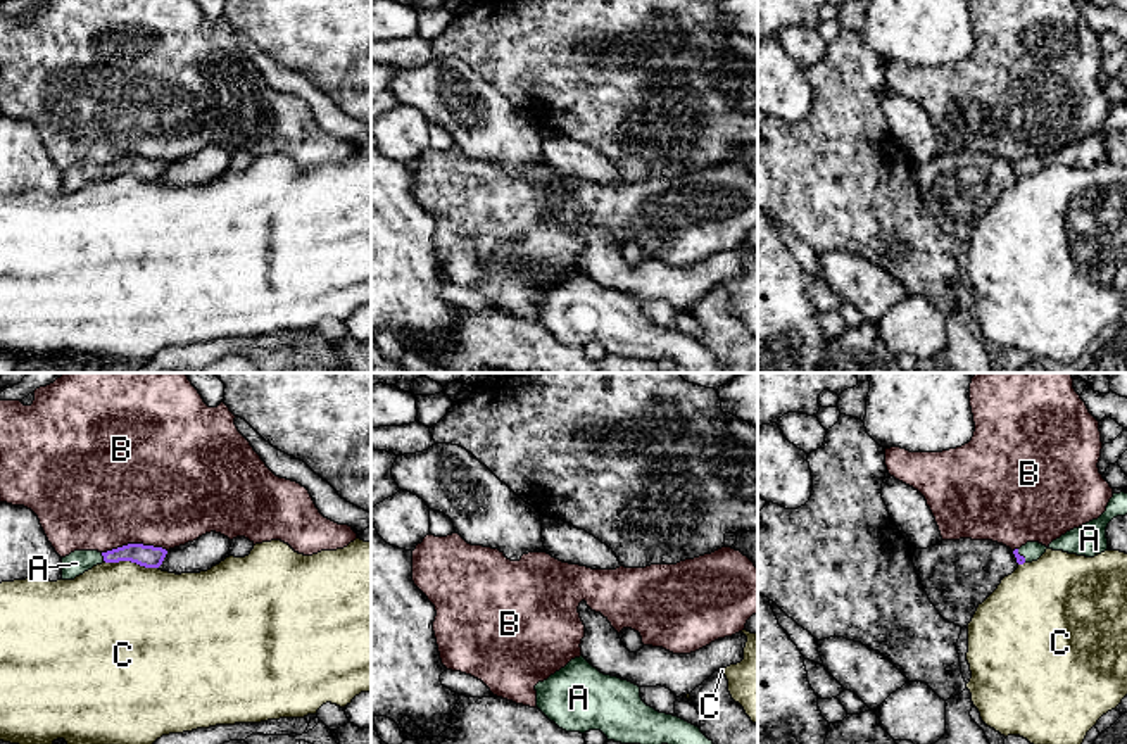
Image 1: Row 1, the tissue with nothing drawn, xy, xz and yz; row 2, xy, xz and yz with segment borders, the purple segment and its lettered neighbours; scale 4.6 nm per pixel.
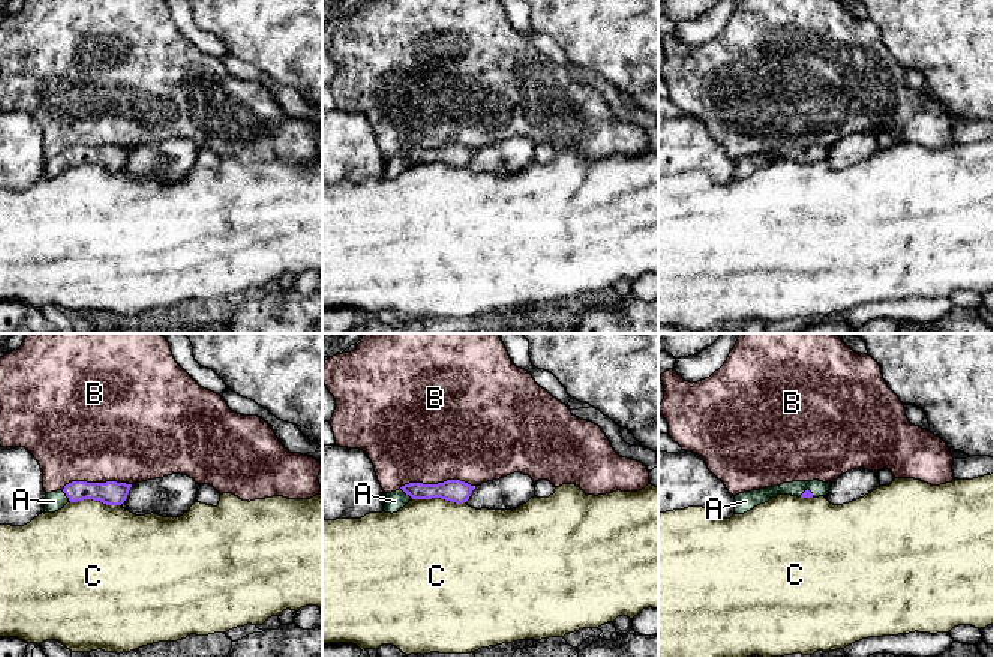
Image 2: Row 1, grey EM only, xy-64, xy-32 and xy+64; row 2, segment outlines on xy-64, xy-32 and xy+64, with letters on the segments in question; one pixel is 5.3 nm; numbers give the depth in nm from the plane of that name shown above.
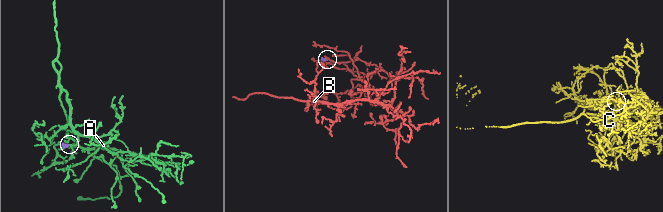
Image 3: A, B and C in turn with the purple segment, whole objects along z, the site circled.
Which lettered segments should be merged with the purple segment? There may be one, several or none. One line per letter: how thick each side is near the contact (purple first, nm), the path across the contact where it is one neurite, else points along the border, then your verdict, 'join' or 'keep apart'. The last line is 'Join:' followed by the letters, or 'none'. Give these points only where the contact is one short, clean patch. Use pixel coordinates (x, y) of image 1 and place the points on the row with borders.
A: 110 nm thick on the purple side, 110 nm on the other; join
B: 110 nm thick on the purple side, 500 nm on the other; keep apart
C: 110 nm thick on the purple side, 480 nm on the other; keep apart
Join: A

